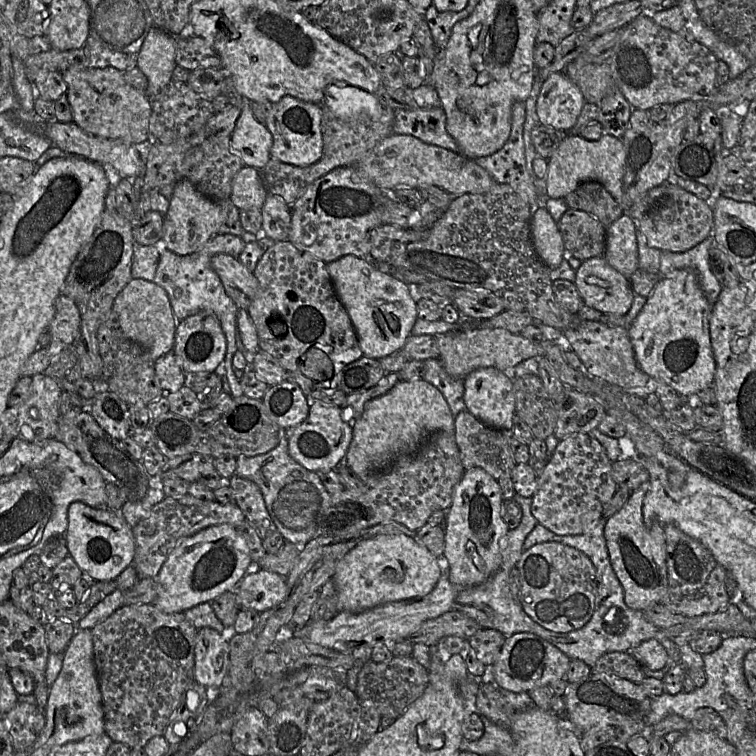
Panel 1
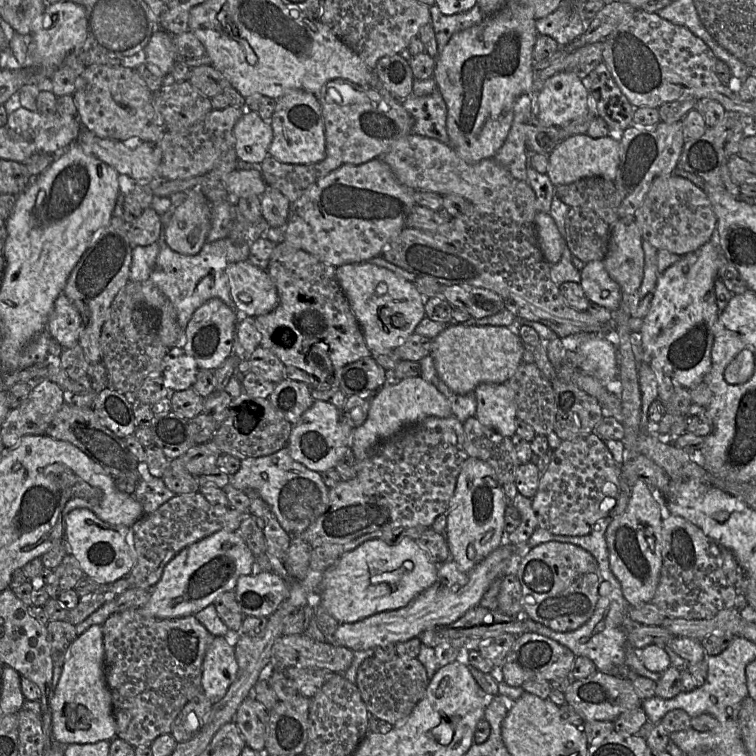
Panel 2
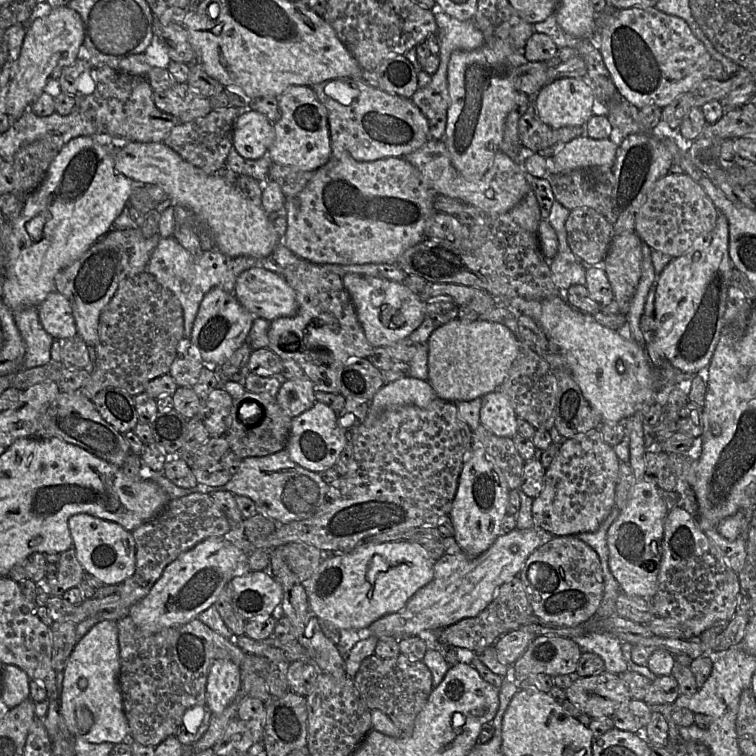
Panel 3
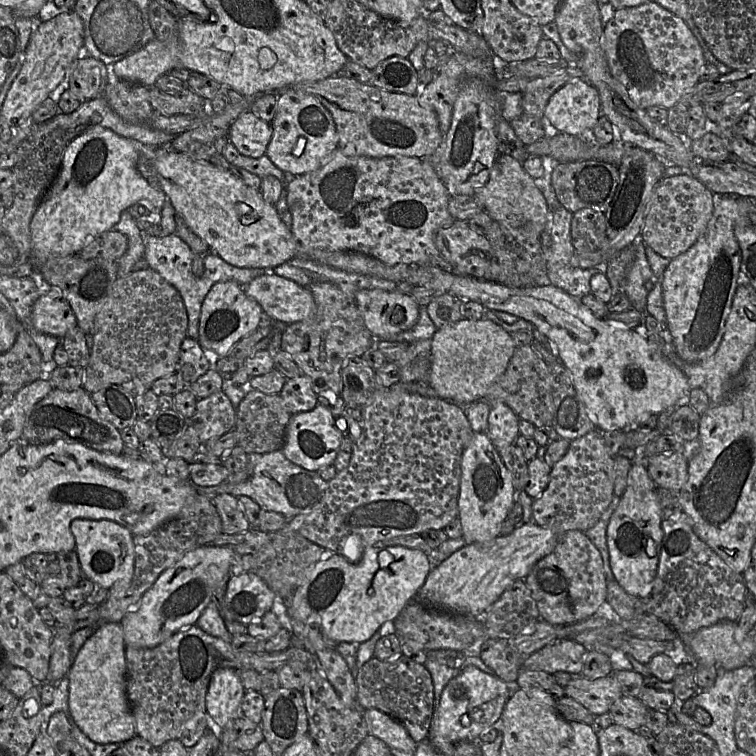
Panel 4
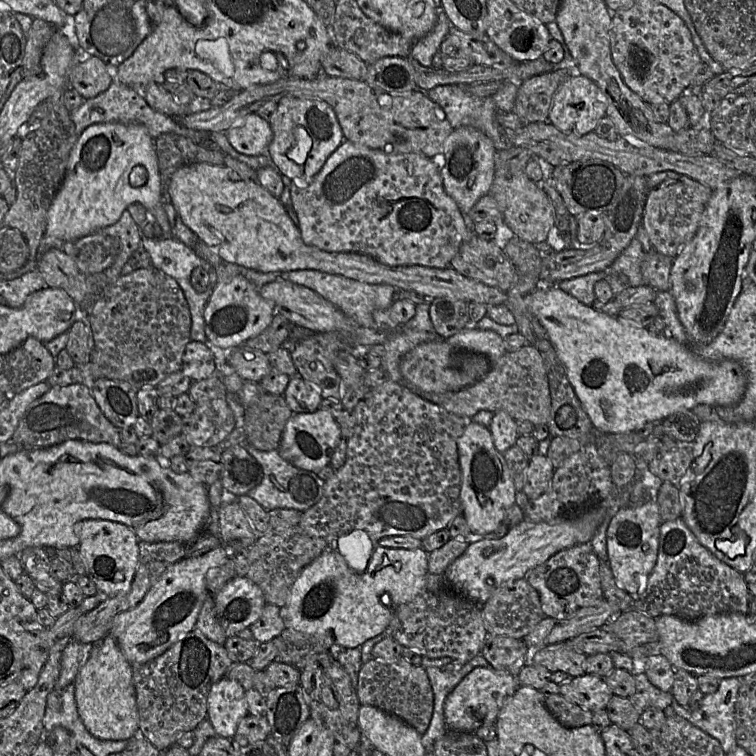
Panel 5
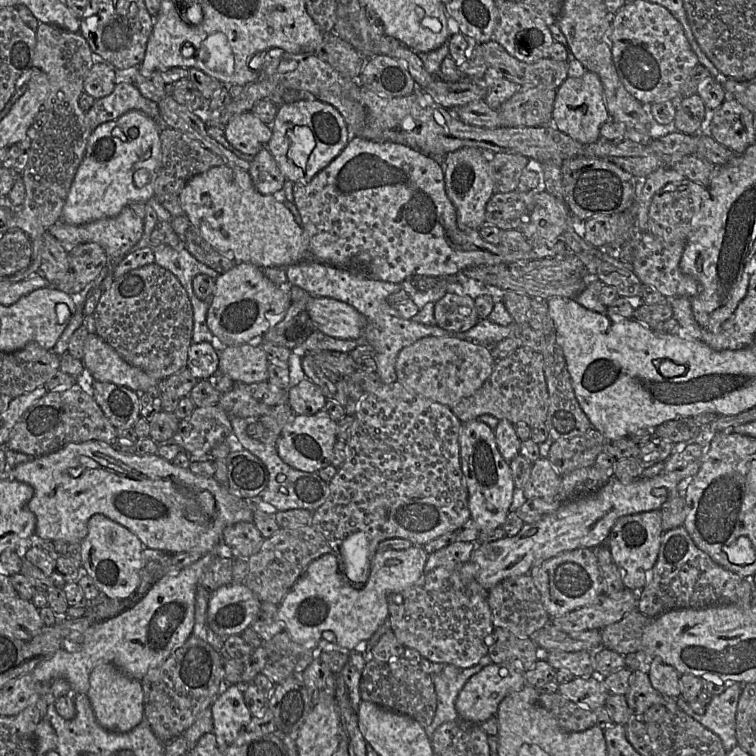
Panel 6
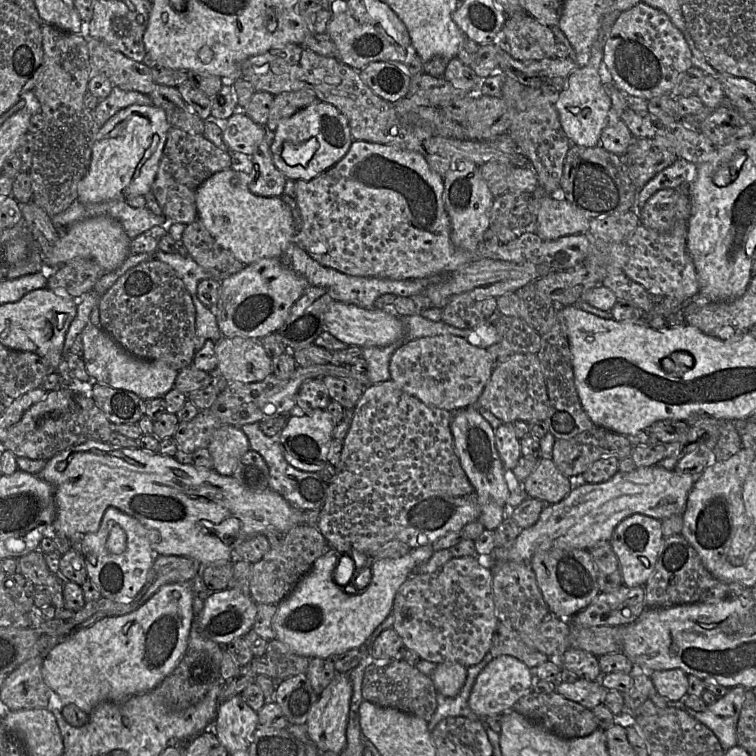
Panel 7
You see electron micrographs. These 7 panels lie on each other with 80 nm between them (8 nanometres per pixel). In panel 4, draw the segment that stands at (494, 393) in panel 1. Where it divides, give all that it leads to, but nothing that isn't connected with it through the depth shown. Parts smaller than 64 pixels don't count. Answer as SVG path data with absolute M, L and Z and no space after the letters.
M492 401L486 434L498 451L511 444L519 434L518 416L502 401Z

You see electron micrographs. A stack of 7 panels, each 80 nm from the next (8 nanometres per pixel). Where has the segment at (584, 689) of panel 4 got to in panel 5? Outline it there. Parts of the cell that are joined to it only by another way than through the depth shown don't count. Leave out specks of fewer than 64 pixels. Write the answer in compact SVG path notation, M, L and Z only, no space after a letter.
M585 673L559 686L560 695L592 712L606 709L613 696L605 679L593 674Z

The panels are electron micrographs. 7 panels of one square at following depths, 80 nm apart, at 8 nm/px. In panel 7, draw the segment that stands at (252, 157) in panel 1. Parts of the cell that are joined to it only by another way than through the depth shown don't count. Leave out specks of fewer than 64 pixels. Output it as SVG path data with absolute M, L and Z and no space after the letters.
M237 110L222 122L223 141L229 150L251 156L259 143L267 137L266 126L255 123L245 110Z

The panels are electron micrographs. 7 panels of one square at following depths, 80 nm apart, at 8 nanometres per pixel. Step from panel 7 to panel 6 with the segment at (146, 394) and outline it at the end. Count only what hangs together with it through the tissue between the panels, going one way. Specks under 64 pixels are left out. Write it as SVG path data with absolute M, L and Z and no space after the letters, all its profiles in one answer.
M96 333L85 340L83 363L96 381L110 382L138 393L156 391L161 380L154 379L142 369L127 363Z

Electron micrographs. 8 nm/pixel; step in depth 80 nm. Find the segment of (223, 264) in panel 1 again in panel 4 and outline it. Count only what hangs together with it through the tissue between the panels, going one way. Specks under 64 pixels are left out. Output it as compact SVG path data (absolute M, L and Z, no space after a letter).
M263 274L246 285L242 285L248 297L261 305L264 312L273 320L292 324L312 318L316 314L316 303L309 288L277 274Z

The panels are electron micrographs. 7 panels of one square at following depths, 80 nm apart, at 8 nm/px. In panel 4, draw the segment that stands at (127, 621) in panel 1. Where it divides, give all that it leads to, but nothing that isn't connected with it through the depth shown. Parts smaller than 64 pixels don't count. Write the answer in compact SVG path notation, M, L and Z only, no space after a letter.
M197 624L178 631L161 644L153 648L125 647L126 656L126 694L131 712L135 719L136 736L160 748L165 742L179 739L185 723L191 719L198 724L207 713L206 695L212 673L217 668L233 668L238 671L252 669L257 672L277 671L284 665L305 667L316 670L317 665L312 655L303 647L289 646L276 652L253 653L241 651L233 647L231 642L212 636L202 630Z

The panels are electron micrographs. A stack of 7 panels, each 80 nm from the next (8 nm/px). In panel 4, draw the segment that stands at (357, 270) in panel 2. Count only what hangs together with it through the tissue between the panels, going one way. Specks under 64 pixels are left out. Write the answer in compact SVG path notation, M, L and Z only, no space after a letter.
M363 289L357 292L355 302L376 340L407 331L419 319L419 304L410 294L398 290Z

